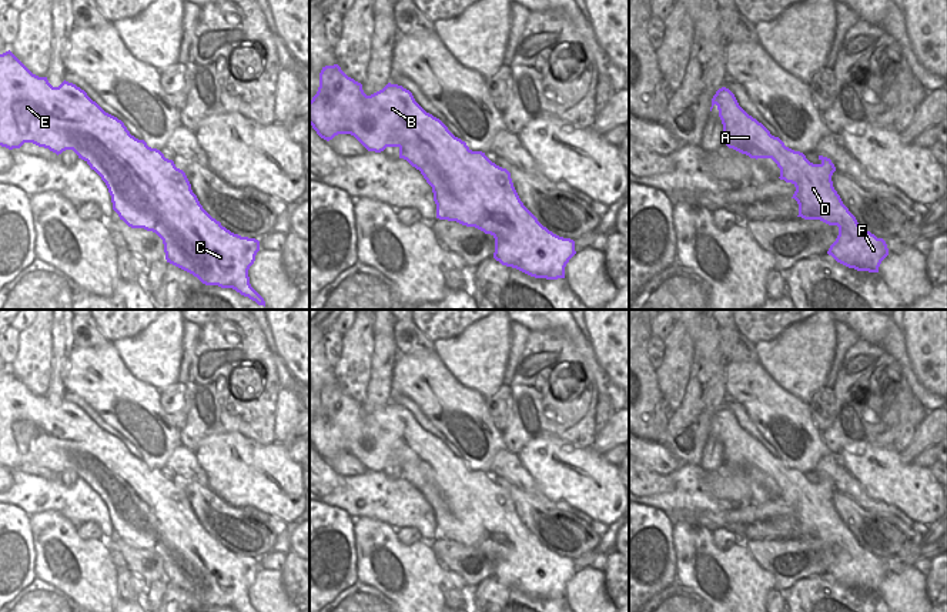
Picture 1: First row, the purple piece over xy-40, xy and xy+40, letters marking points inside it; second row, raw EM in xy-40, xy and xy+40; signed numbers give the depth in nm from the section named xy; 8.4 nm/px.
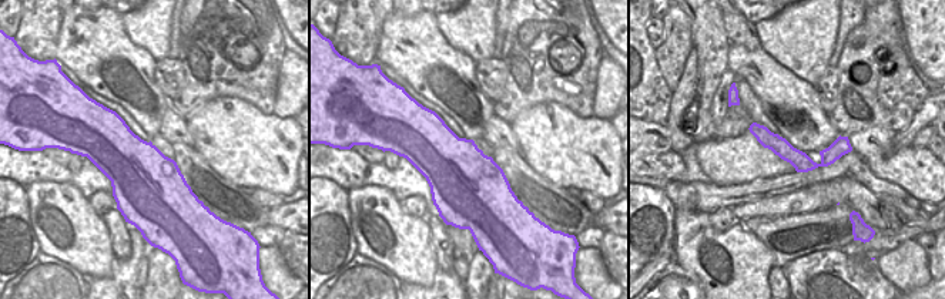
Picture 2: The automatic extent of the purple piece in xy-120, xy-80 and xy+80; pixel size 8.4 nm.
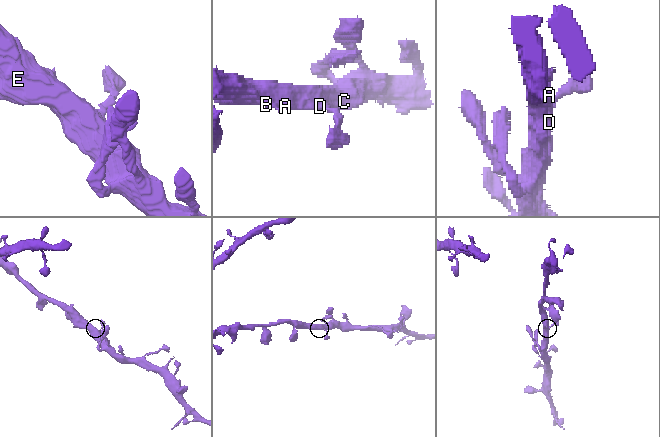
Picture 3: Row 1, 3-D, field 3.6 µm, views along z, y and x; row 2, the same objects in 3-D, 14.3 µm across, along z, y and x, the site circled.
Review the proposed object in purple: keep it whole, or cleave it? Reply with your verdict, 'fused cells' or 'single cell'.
single cell

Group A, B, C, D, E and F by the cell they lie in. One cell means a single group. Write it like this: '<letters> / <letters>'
A B C D E F

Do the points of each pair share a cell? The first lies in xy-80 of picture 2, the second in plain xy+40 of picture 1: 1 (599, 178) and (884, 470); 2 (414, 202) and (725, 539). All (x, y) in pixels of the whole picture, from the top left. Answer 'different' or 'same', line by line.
1: same
2: same

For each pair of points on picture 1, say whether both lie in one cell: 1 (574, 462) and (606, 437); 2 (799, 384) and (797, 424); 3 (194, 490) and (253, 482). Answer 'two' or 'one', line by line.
1: two
2: two
3: two

